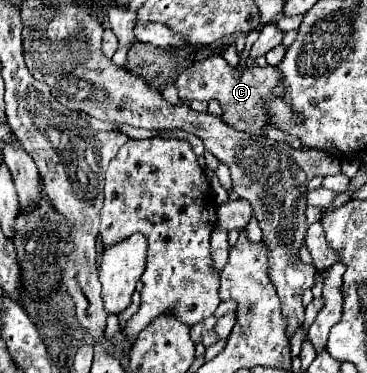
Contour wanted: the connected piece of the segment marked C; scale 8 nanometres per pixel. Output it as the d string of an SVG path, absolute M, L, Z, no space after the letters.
M219 54L209 56L207 60L193 64L189 70L179 74L175 86L177 86L179 98L185 102L219 100L219 104L223 108L223 116L221 116L223 122L239 132L249 132L253 136L263 134L265 126L271 124L271 120L267 116L267 100L279 98L285 94L279 68L273 68L273 66L265 66L265 68L235 66L235 68L231 68Z

